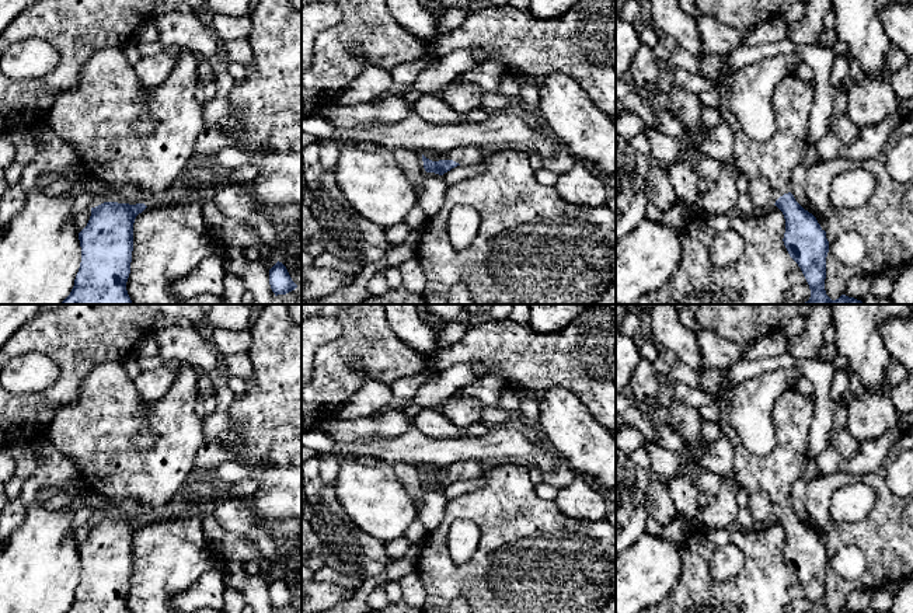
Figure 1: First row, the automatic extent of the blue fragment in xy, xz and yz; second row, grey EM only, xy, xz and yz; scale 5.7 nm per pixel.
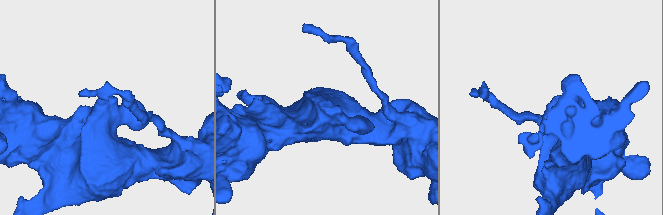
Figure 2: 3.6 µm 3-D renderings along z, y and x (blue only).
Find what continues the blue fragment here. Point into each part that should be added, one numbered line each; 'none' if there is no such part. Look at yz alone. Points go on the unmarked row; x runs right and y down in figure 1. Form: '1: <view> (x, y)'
1: yz (793, 413)

